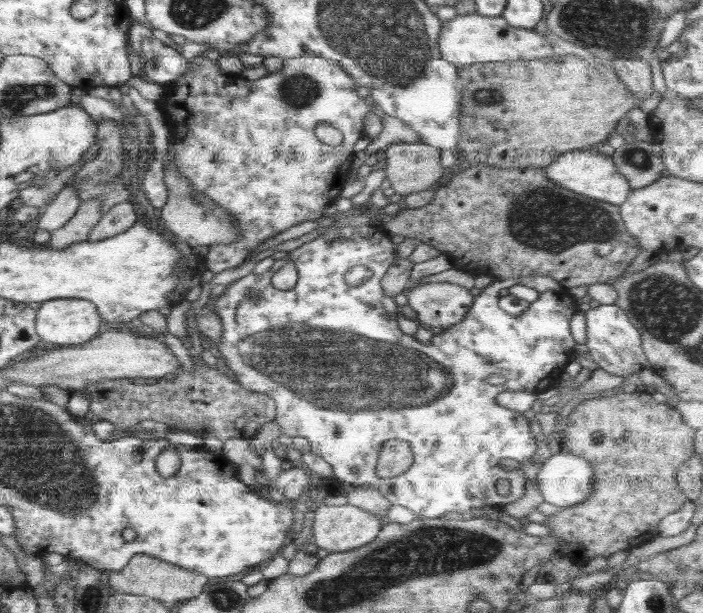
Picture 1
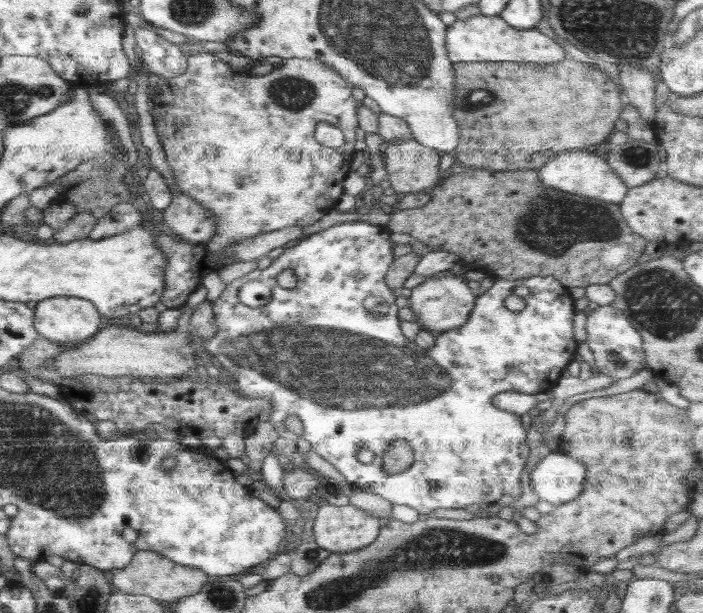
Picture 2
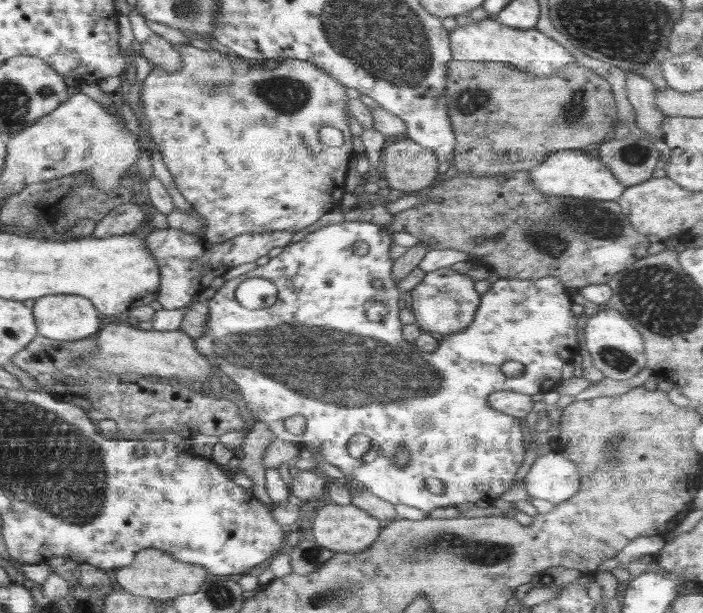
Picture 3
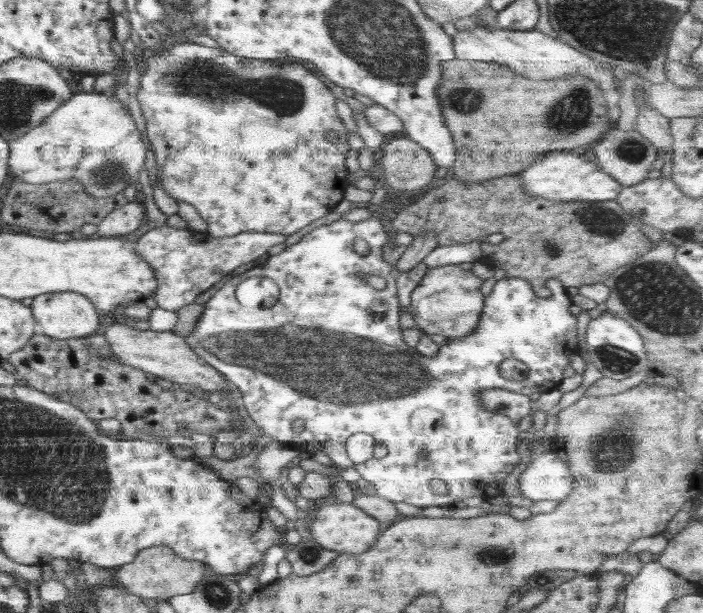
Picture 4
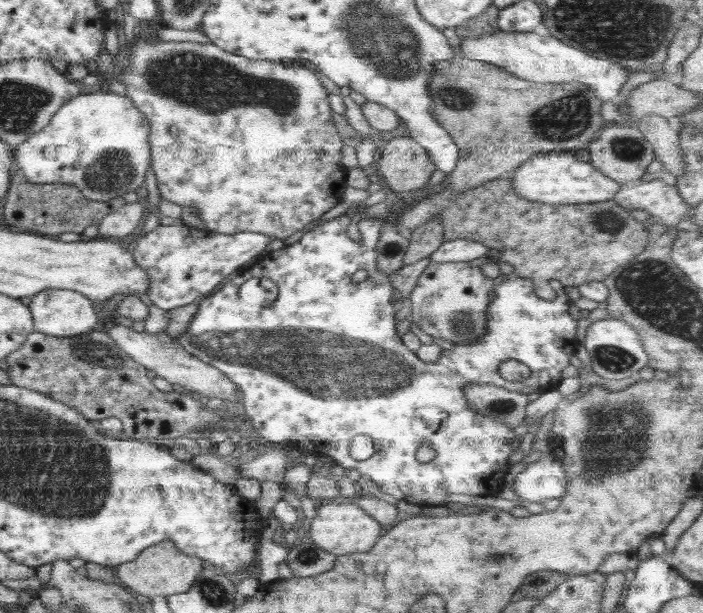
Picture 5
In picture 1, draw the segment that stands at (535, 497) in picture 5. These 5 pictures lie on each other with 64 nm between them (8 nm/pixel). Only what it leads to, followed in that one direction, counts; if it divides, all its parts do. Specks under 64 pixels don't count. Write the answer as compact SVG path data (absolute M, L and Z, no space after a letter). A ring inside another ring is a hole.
M564 448L542 461L539 469L536 482L544 502L562 509L582 504L592 496L594 469L585 458Z

